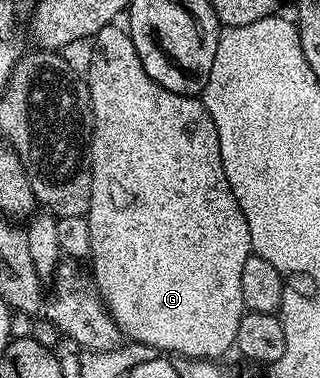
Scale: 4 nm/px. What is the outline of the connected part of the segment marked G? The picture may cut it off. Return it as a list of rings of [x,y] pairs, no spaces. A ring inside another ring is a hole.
[[[123,26],[104,27],[91,40],[90,46],[92,60],[88,63],[88,75],[86,74],[88,92],[92,98],[92,192],[86,216],[90,225],[92,250],[90,274],[108,306],[108,312],[120,327],[121,336],[133,343],[150,346],[159,353],[173,353],[185,359],[219,360],[219,355],[226,354],[228,350],[231,352],[236,345],[238,321],[242,321],[245,313],[242,301],[242,265],[246,265],[246,257],[253,254],[253,250],[246,217],[230,189],[230,181],[226,181],[226,169],[222,169],[218,129],[214,129],[214,121],[199,98],[179,95],[152,80],[150,73],[142,69],[138,49],[134,49],[134,41]]]

